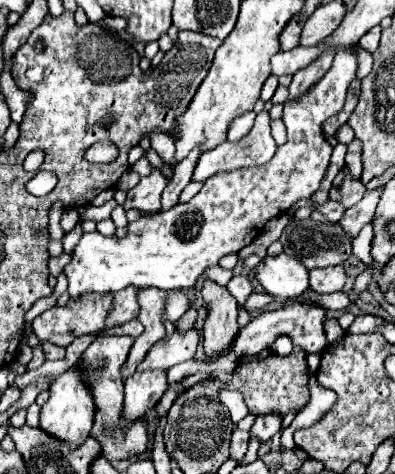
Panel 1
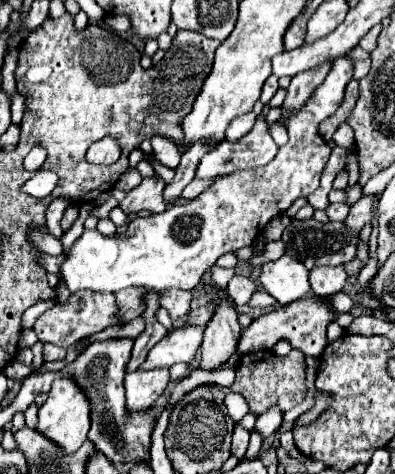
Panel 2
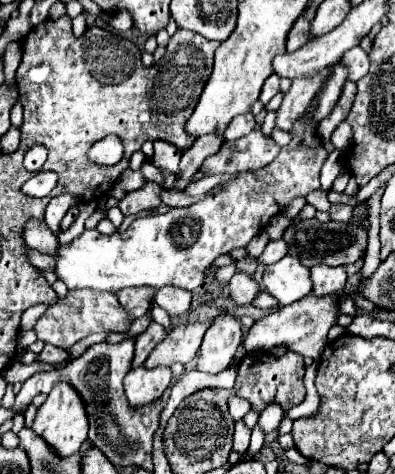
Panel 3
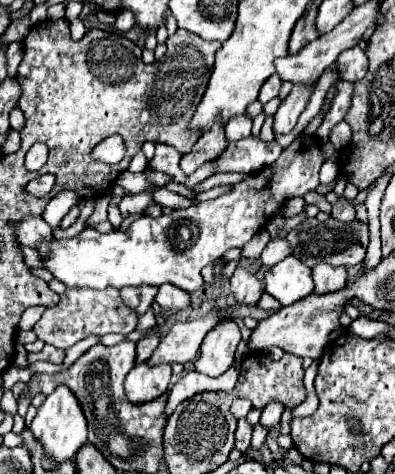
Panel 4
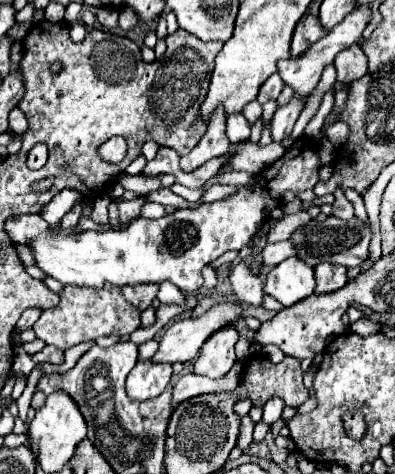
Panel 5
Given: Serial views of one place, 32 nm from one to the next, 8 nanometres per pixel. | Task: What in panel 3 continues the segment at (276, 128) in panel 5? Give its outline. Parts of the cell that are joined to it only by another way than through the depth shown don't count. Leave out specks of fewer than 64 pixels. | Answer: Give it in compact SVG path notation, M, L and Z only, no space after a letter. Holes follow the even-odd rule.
M324 68L316 76L292 80L292 88L284 96L282 106L276 112L276 128L278 130L284 130L284 132L290 132L292 130L292 124L294 124L296 116L300 116L308 108L312 96L320 88L320 84L322 84L322 80L324 80L326 74L328 74L328 68Z

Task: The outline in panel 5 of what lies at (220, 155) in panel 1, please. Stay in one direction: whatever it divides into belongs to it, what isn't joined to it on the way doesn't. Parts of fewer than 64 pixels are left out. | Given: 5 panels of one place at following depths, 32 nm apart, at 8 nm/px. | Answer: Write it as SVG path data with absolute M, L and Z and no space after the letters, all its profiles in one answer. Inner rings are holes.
M250 140L234 145L237 145L239 150L228 164L234 166L234 171L246 171L253 175L262 173L265 168L277 161L286 150L280 143L276 142L265 147L261 147L260 144L252 144Z

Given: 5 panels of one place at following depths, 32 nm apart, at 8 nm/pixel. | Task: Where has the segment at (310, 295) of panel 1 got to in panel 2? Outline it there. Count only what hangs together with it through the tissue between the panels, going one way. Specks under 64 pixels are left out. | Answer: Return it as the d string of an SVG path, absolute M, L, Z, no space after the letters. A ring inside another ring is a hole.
M344 292L334 294L334 296L330 296L328 300L332 302L332 308L336 308L336 312L350 312L352 306L354 306L352 298L350 298L348 294L344 294Z

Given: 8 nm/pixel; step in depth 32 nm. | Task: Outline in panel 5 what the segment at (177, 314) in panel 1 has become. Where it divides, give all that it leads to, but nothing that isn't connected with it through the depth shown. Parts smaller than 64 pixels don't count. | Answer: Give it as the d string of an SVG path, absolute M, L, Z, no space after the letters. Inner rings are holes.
M164 281L164 284L160 284L158 300L160 300L162 304L184 304L184 296L182 296L180 288L176 288L174 284L166 281Z

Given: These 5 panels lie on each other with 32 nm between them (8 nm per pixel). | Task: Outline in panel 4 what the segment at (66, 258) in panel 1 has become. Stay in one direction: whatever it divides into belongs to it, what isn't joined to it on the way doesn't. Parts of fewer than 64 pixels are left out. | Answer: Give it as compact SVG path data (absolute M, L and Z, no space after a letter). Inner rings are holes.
M21 246L24 261L31 268L42 268L42 259L38 256L37 250L31 250L32 248Z

